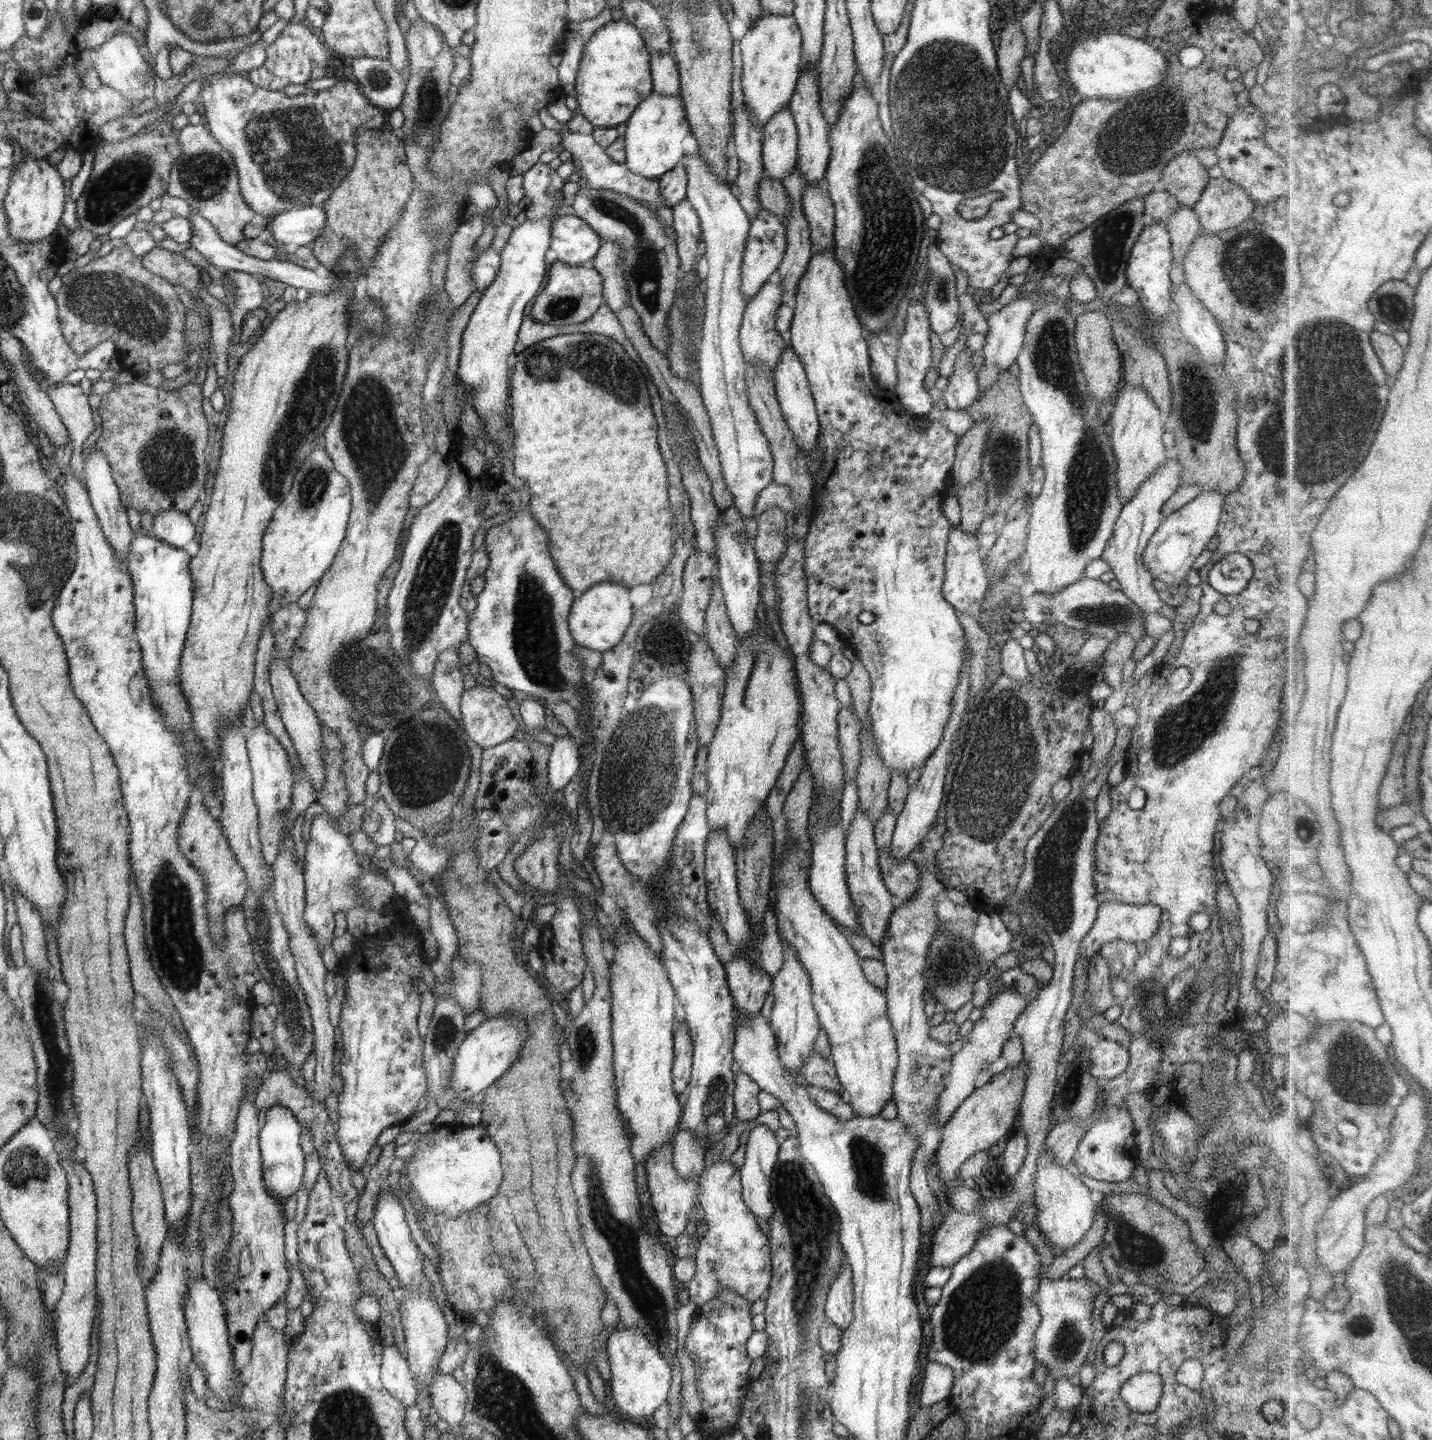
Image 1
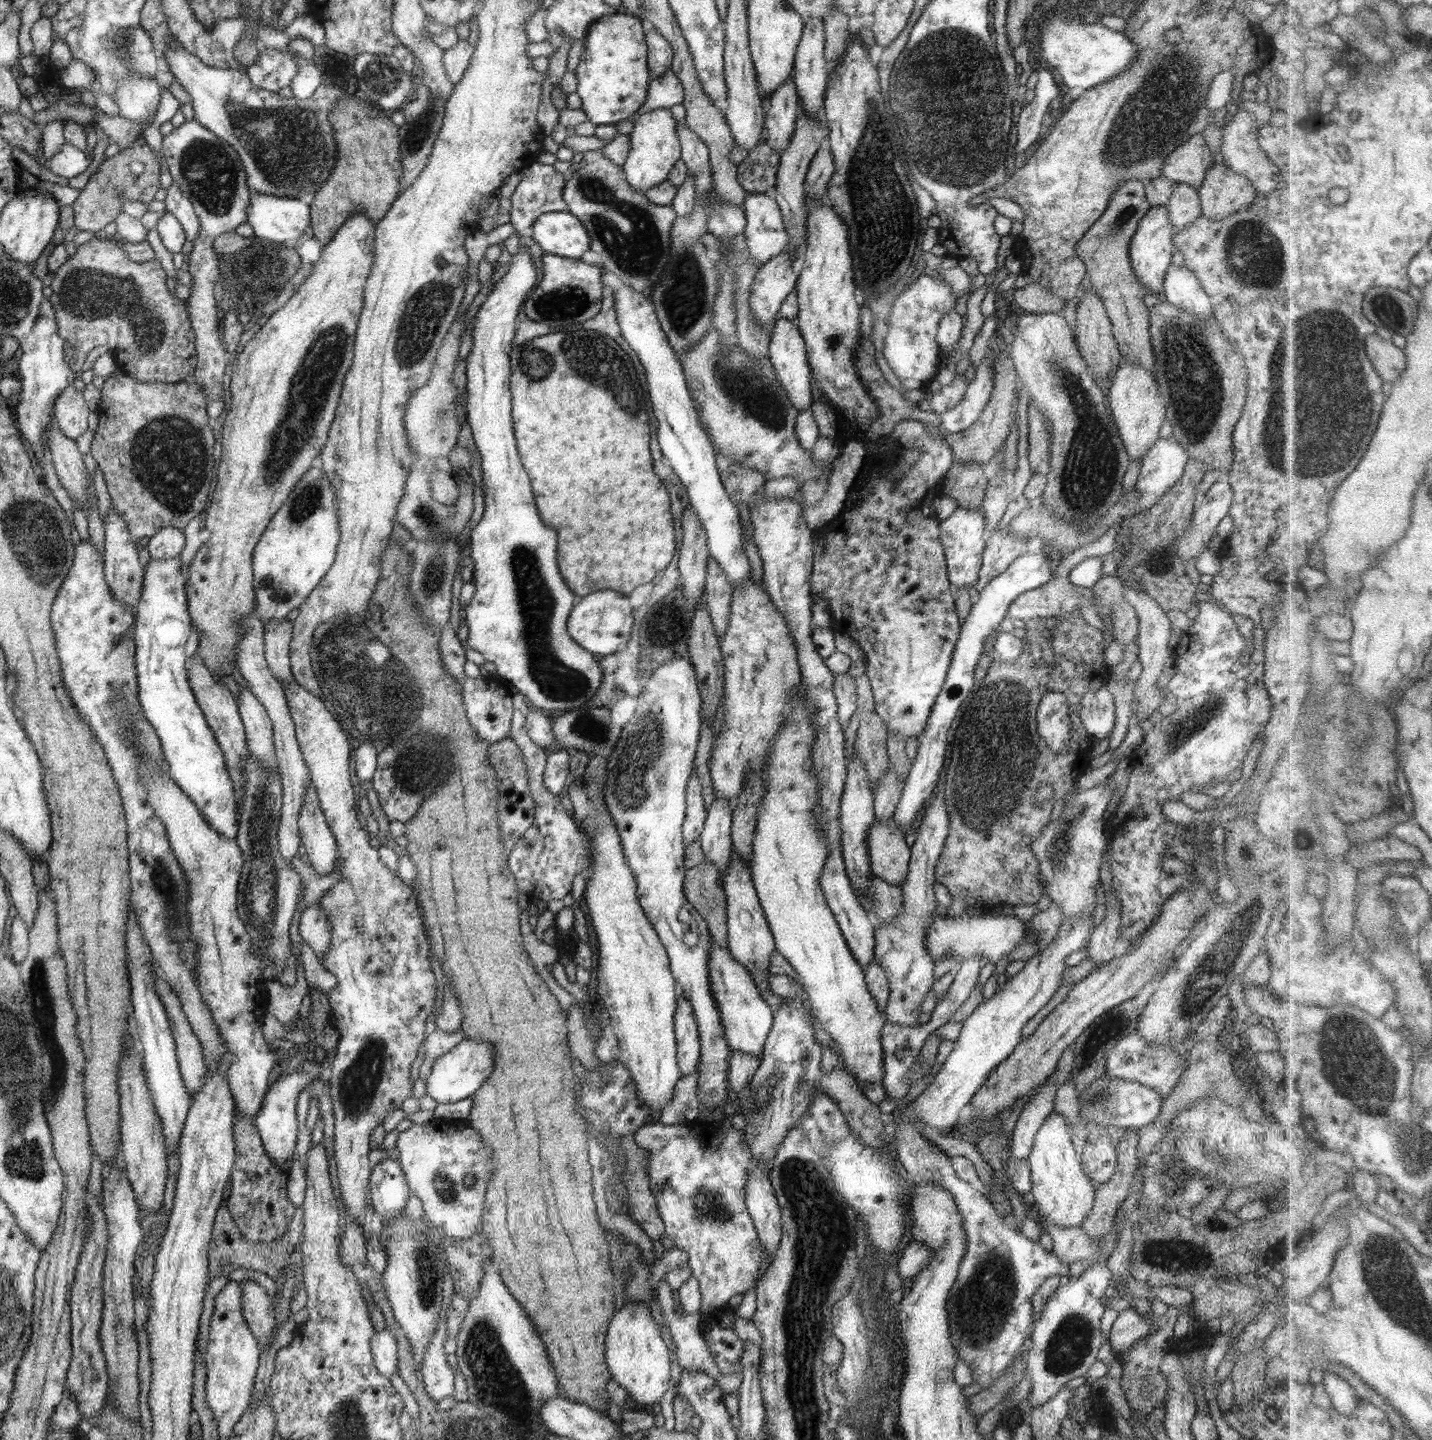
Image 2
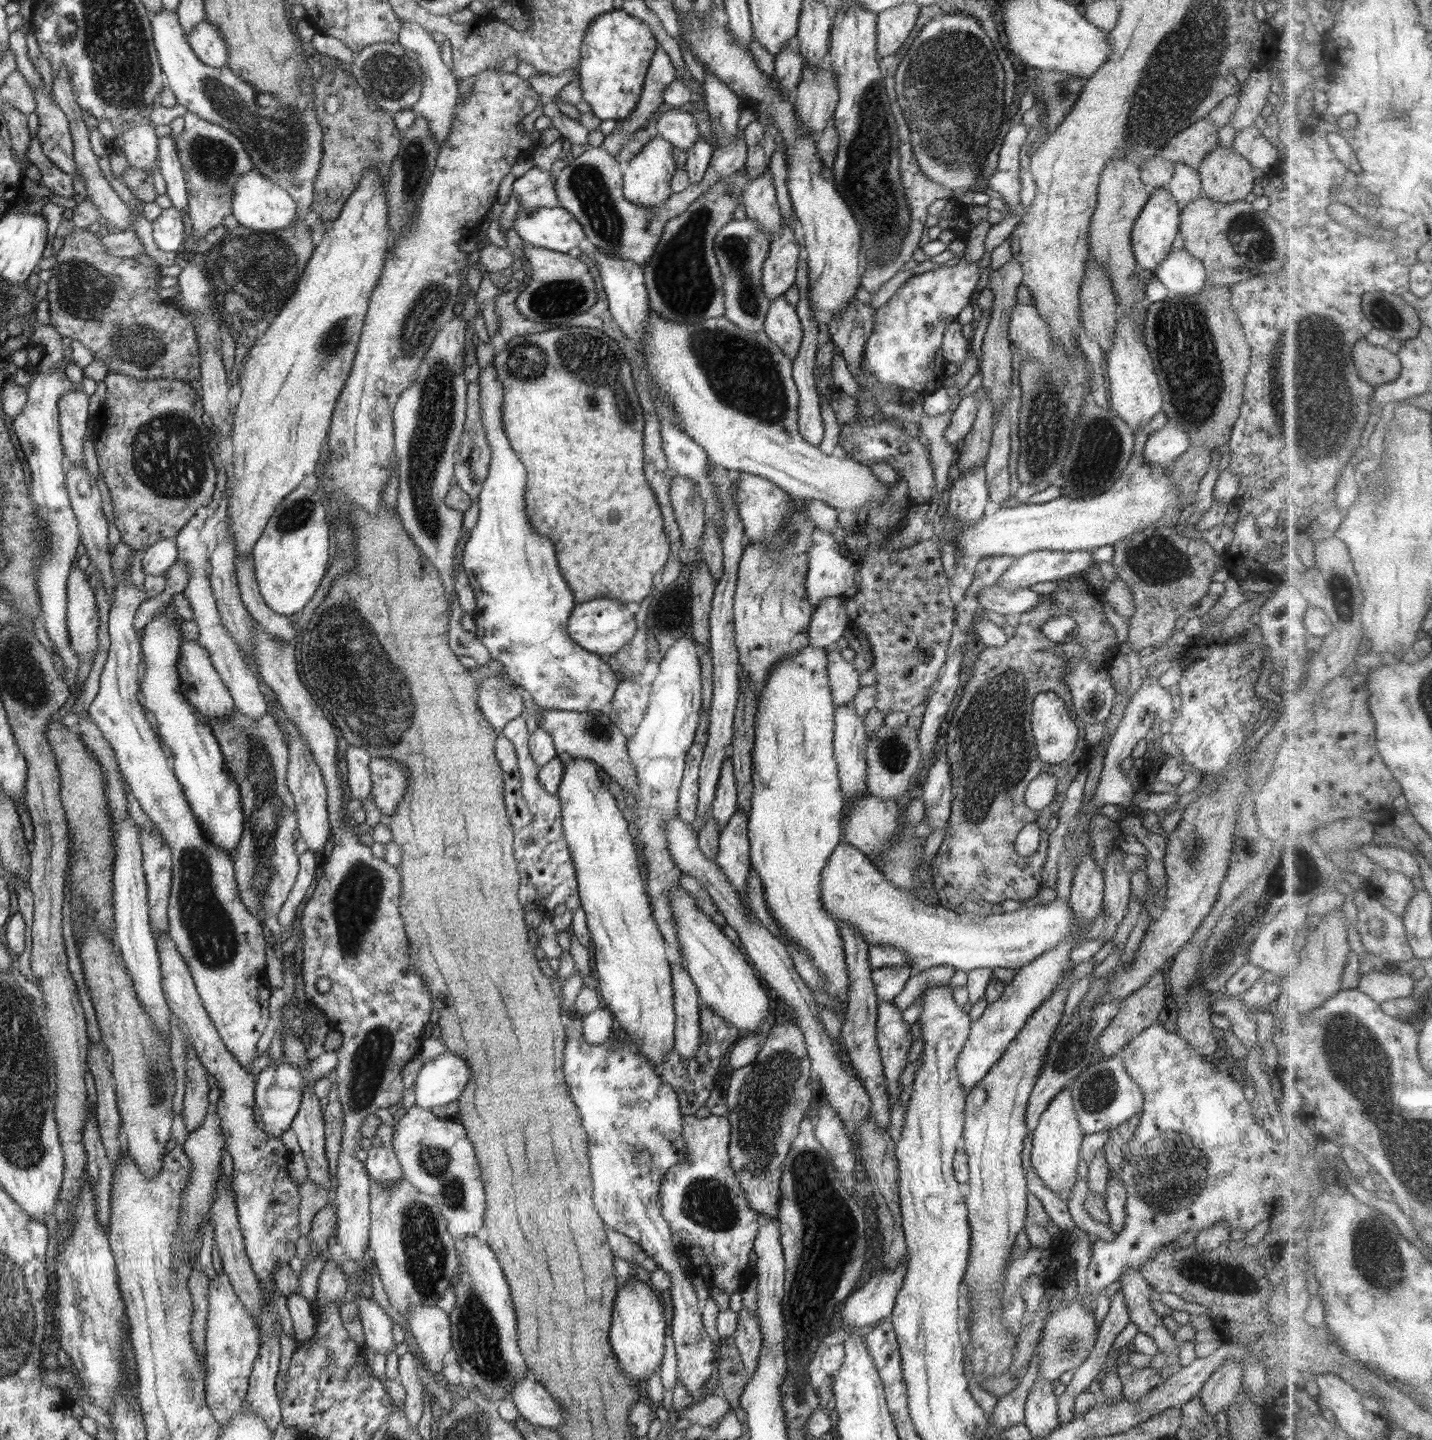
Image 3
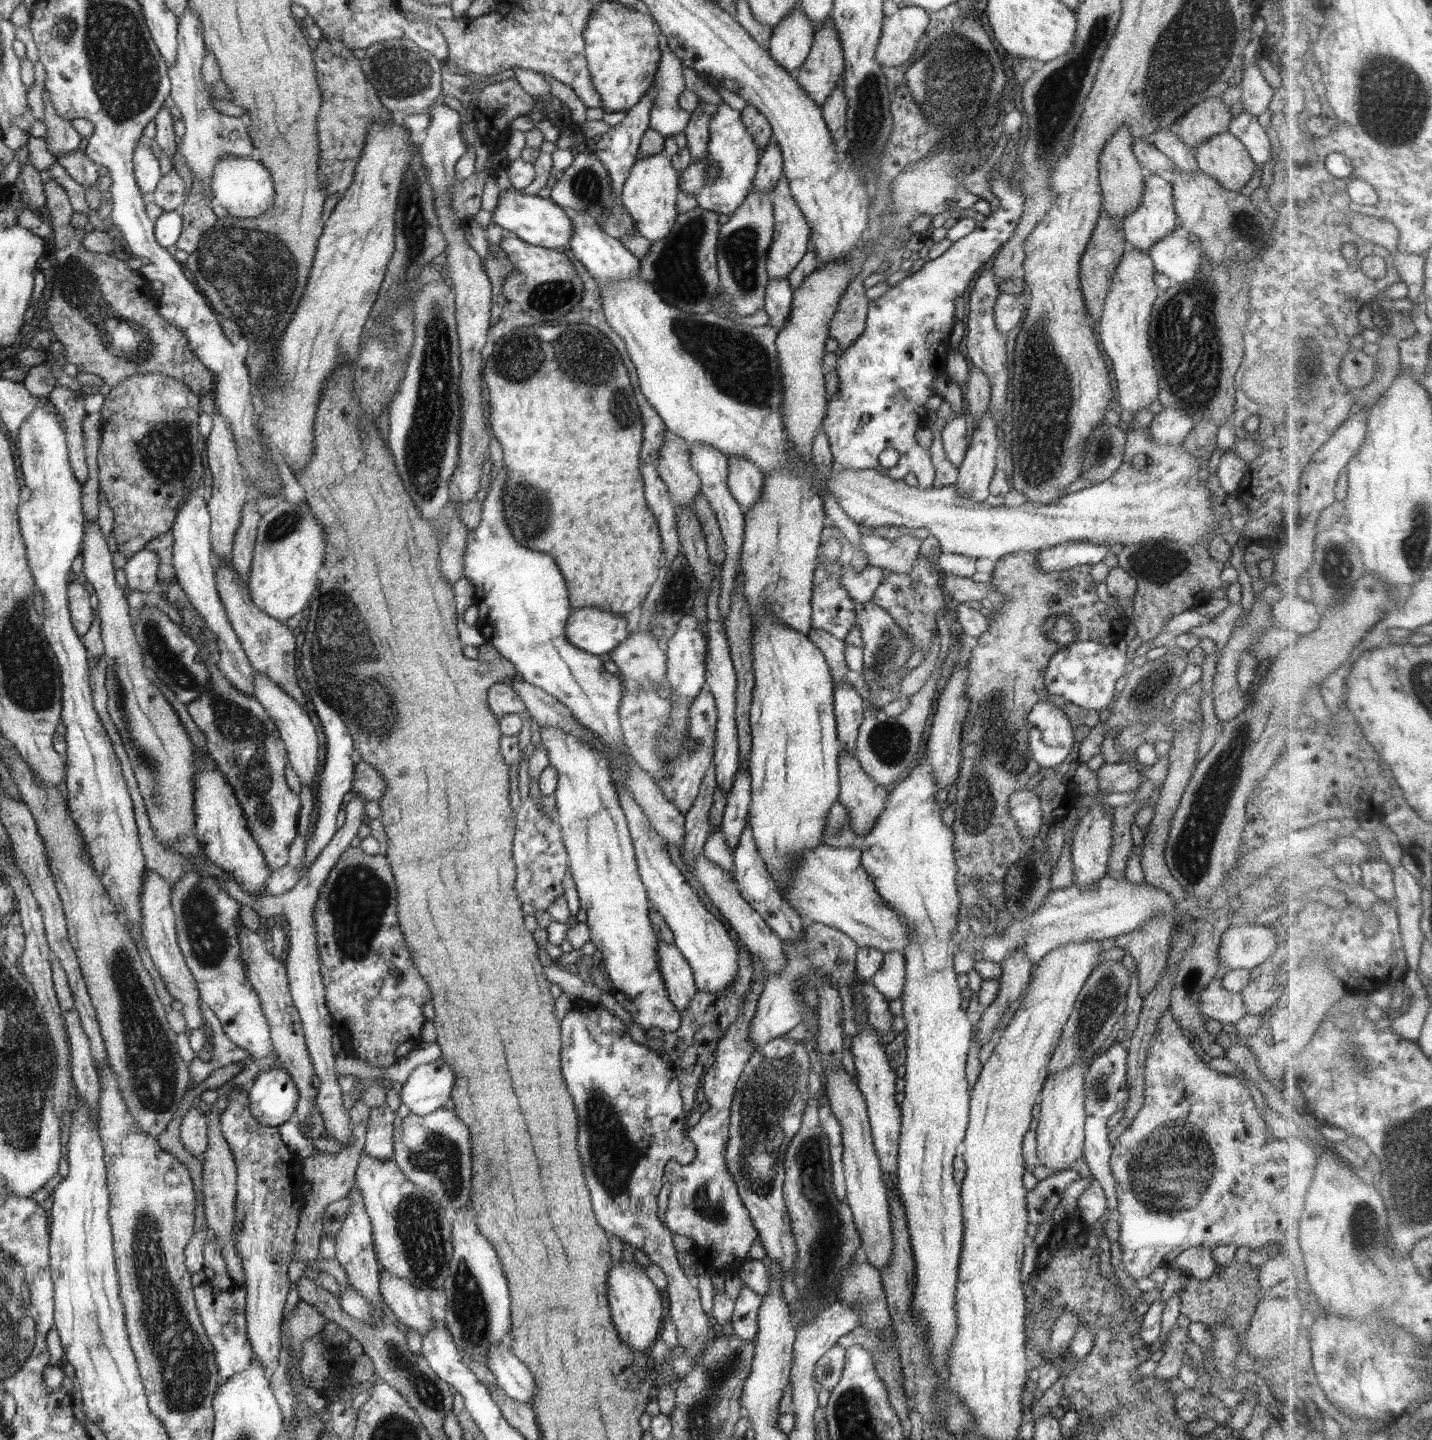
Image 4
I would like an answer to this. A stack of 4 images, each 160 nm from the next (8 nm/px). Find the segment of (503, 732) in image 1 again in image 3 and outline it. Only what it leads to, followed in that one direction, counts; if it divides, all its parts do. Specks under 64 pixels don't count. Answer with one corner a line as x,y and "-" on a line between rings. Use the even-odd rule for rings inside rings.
500,677
483,678
479,684
478,706
500,736
510,720
525,714
520,693
520,687
507,684

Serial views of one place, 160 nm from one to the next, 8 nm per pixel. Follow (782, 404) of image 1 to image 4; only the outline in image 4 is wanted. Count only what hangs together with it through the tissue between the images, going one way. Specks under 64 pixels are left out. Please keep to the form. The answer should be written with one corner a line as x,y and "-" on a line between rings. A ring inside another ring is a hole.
787,278
769,279
766,283
763,309
769,314
771,325
776,327
778,332
788,320
792,308
793,294
793,288

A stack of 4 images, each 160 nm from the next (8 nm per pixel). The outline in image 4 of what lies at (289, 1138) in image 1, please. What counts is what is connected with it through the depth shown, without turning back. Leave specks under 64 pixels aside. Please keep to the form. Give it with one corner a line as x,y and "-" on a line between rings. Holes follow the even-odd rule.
268,1068
260,1072
253,1082
253,1086
248,1089
249,1108
253,1117
261,1124
270,1127
281,1127
291,1122
296,1115
296,1106
300,1102
300,1090
289,1072
283,1068

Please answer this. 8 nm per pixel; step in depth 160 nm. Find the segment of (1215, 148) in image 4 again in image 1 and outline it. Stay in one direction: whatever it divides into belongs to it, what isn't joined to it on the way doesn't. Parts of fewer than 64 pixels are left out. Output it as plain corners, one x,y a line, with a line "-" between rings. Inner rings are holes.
1222,176
1208,181
1201,199
1193,206
1193,209
1198,215
1204,233
1219,233
1253,218
1255,207
1256,201
1247,193
1247,190
1244,190
1244,187

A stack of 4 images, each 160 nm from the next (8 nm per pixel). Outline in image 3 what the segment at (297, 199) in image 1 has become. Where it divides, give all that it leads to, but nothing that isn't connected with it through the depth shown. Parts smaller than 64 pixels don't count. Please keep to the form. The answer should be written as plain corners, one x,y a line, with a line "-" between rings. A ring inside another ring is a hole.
164,8
158,11
154,15
153,30
154,45
157,46
162,69
166,72
167,85
176,96
178,104
197,113
204,120
230,129
230,132
245,143
254,168
283,189
298,188
304,180
314,182
321,170
320,162
324,155
323,128
317,120
314,104
296,109
279,109
275,105
258,107
256,98
259,94
244,77
234,74
227,67
215,68
206,65
197,57
186,40
185,30
182,29
175,12

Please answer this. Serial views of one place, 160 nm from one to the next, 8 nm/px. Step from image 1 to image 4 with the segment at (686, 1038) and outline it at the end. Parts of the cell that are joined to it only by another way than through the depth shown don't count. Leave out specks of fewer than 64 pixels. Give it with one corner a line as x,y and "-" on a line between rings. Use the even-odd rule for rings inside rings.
659,940
657,955
657,965
662,974
668,997
674,1004
674,1008
682,1014
682,1010
686,1010
688,1004
698,994
698,988
693,981
693,970
674,944

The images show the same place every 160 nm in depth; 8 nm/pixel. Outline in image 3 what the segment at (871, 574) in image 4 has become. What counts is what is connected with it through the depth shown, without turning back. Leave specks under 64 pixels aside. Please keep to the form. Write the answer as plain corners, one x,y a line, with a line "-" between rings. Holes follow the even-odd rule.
814,528
810,541
811,545
806,555
808,556
808,571
806,572
805,585
806,594
813,608
815,609
823,598
829,596
843,598
854,596
857,586
859,586
860,576
858,566
850,560
849,554
844,551
843,547
836,544
834,537
820,529

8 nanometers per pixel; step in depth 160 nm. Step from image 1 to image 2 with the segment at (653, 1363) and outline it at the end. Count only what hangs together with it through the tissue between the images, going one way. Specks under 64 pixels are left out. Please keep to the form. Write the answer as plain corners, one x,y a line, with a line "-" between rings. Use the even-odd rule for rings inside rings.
630,1301
613,1314
605,1334
605,1361
611,1378
628,1391
639,1410
656,1405
668,1388
670,1355
648,1303

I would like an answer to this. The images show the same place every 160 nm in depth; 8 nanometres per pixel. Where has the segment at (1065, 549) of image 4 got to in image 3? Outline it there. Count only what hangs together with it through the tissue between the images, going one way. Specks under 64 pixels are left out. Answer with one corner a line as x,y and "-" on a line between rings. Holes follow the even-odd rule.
1038,551
1025,554
1010,566
997,584
1006,589
1026,589
1038,582
1064,581
1092,567
1091,551

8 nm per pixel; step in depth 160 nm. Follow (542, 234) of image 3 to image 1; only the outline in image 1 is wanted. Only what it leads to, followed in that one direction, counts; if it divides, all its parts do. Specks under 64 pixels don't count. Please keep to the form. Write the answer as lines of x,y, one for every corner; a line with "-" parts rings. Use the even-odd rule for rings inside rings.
570,214
555,216
551,222
550,246
545,254
549,265
560,261
580,266
595,257
602,240
584,219

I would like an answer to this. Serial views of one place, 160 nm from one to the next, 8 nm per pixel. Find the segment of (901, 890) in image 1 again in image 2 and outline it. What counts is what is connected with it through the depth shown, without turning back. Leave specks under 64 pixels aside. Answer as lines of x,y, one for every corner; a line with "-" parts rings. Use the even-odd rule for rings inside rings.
874,819
866,835
871,872
887,883
902,886
909,871
911,846
896,819

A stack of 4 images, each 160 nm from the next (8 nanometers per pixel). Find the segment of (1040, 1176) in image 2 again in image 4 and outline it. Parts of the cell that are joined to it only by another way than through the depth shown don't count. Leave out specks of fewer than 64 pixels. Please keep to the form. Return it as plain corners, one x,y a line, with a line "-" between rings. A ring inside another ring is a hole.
1072,1064
1066,1070
1051,1074
1043,1084
1040,1098
1041,1112
1036,1128
1038,1160
1046,1167
1056,1172
1074,1166
1076,1160
1083,1156
1085,1141
1085,1092
1084,1077
1086,1064

